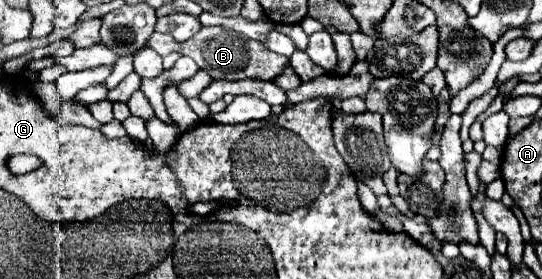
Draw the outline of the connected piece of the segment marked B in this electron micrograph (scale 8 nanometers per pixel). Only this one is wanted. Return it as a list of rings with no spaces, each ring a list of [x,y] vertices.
[[[204,26],[204,28],[200,28],[200,32],[196,36],[188,38],[182,44],[176,44],[172,40],[172,36],[168,36],[168,34],[154,32],[148,40],[148,46],[154,48],[160,56],[166,56],[170,52],[180,52],[182,56],[190,56],[198,64],[198,68],[206,70],[216,80],[220,80],[220,78],[226,78],[226,80],[244,80],[244,78],[274,80],[276,76],[280,76],[286,70],[286,66],[290,62],[286,56],[266,50],[260,42],[240,38],[232,30],[224,30],[220,26],[210,26],[210,28]]]

